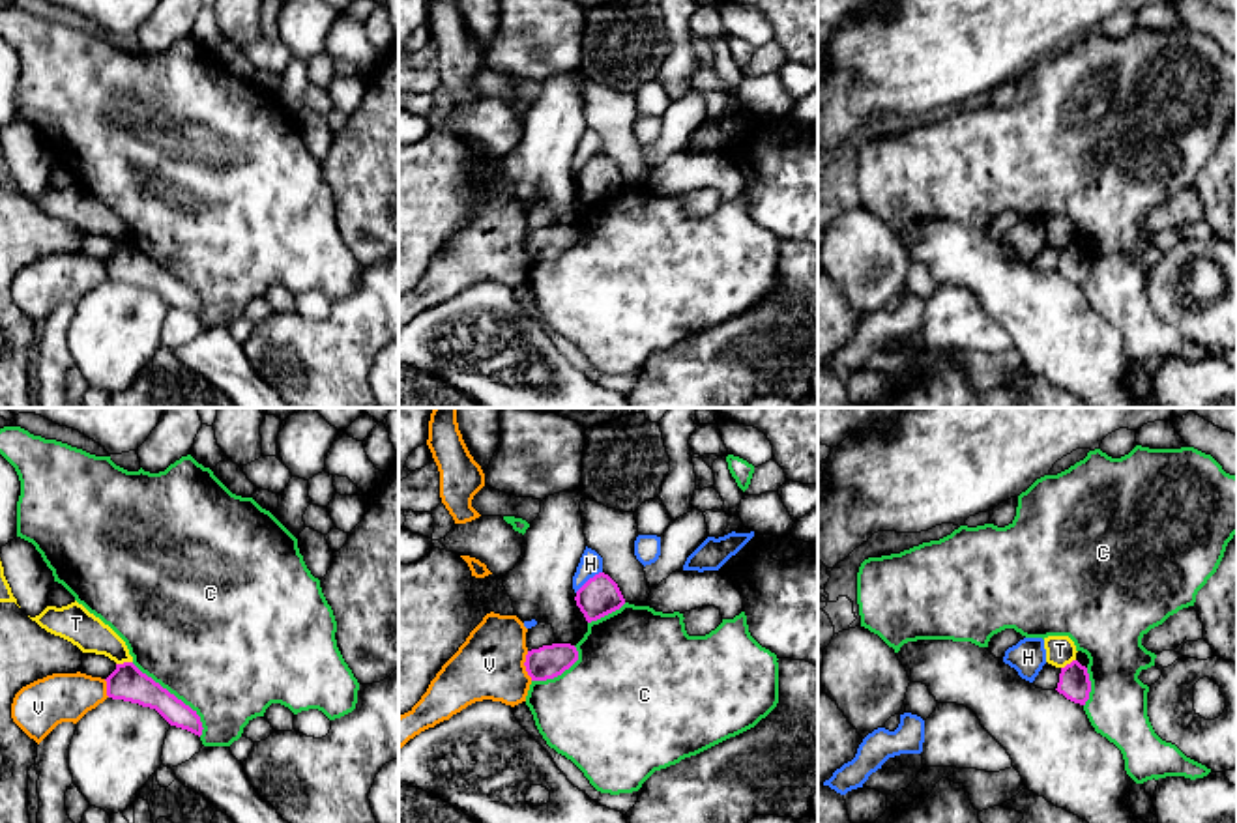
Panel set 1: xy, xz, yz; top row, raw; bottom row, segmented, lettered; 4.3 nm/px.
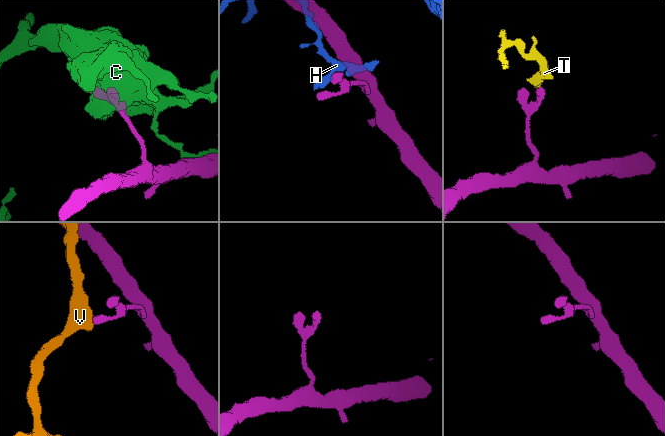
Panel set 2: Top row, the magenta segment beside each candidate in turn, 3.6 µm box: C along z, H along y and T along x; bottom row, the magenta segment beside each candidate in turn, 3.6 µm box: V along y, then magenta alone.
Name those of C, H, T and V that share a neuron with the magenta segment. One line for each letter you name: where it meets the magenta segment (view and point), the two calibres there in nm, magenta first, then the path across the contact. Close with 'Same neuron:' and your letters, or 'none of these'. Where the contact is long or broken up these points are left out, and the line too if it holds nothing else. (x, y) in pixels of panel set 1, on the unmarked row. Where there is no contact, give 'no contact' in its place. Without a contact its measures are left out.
Same neuron: none of these

